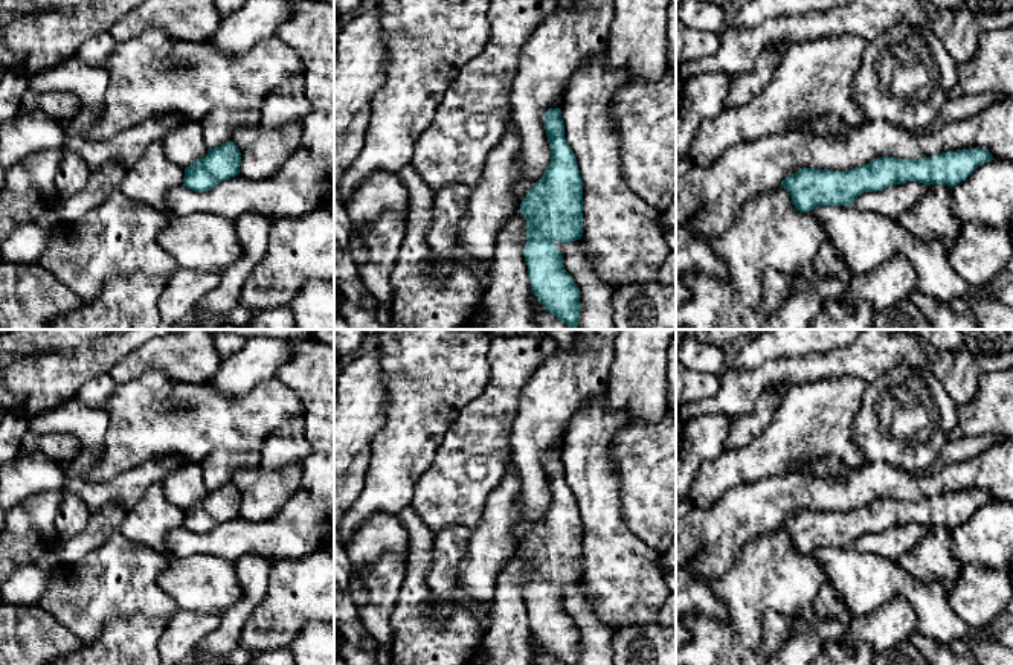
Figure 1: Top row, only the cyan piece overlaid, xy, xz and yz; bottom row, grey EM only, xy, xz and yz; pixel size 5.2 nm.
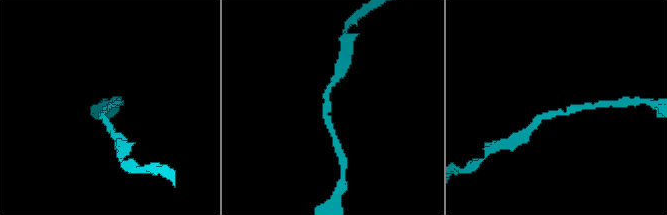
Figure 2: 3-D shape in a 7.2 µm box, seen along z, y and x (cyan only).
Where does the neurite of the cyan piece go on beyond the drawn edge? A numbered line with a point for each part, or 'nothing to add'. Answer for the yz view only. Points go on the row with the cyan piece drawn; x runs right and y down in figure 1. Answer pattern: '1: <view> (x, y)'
nothing to add

